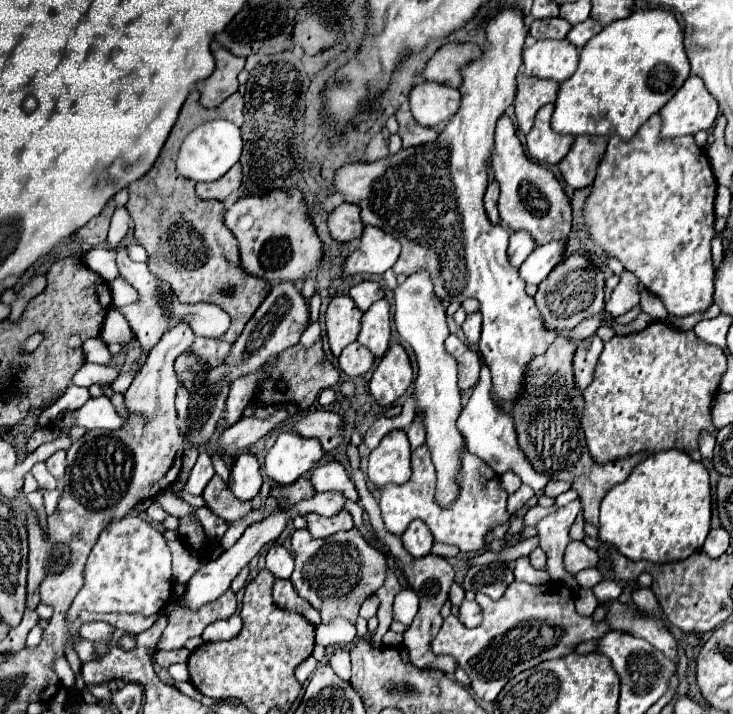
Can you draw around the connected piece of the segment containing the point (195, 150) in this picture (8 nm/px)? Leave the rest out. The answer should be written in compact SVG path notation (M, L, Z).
M213 120L205 122L199 128L195 128L183 142L179 160L177 160L177 170L185 178L191 178L195 182L213 182L221 178L233 164L237 164L241 156L241 132L235 124L229 120Z

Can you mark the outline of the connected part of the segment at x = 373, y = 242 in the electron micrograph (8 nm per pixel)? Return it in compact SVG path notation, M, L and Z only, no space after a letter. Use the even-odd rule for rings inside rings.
M367 226L361 238L361 246L345 260L345 274L383 274L399 258L401 244L387 232L375 226Z

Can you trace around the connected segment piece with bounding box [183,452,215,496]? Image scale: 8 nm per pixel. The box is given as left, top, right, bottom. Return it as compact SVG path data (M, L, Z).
M201 452L201 456L197 458L197 464L191 470L189 480L183 486L183 492L193 494L193 496L201 496L203 488L207 486L207 482L211 480L213 474L215 472L213 472L213 464L211 464L211 456L207 452Z

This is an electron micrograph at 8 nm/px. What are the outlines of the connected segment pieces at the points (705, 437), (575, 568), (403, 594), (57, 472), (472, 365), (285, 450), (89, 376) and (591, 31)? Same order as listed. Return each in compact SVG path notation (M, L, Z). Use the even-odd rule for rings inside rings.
M703 432L699 440L699 451L701 453L702 459L707 459L711 461L714 456L714 447L716 445L716 438L714 435L708 432Z
M569 542L565 550L565 568L571 574L577 574L579 570L585 570L585 568L595 568L597 562L599 562L599 556L593 548L585 546L583 542Z
M405 588L397 594L393 606L393 618L410 626L419 608L419 596L411 588Z
M59 450L59 452L55 452L53 456L49 456L49 458L45 460L45 464L47 464L49 472L51 472L57 480L61 480L61 478L65 476L67 468L67 464L65 464L65 450Z
M451 334L445 340L445 348L457 360L457 366L459 366L459 390L461 392L471 390L479 382L479 370L481 370L479 354L475 354L455 334Z
M281 432L265 458L265 472L273 482L293 484L299 476L317 466L323 458L317 438L303 438L297 432Z
M85 362L81 366L81 370L73 376L73 384L77 386L91 386L91 384L111 384L115 378L119 376L119 372L111 366L101 366L101 364L91 364L91 362Z
M587 18L585 22L581 22L581 24L575 24L571 30L569 30L569 34L567 34L567 40L571 42L571 44L575 44L577 48L583 48L595 34L599 34L601 32L601 24L597 22L597 20L593 20L593 18Z

